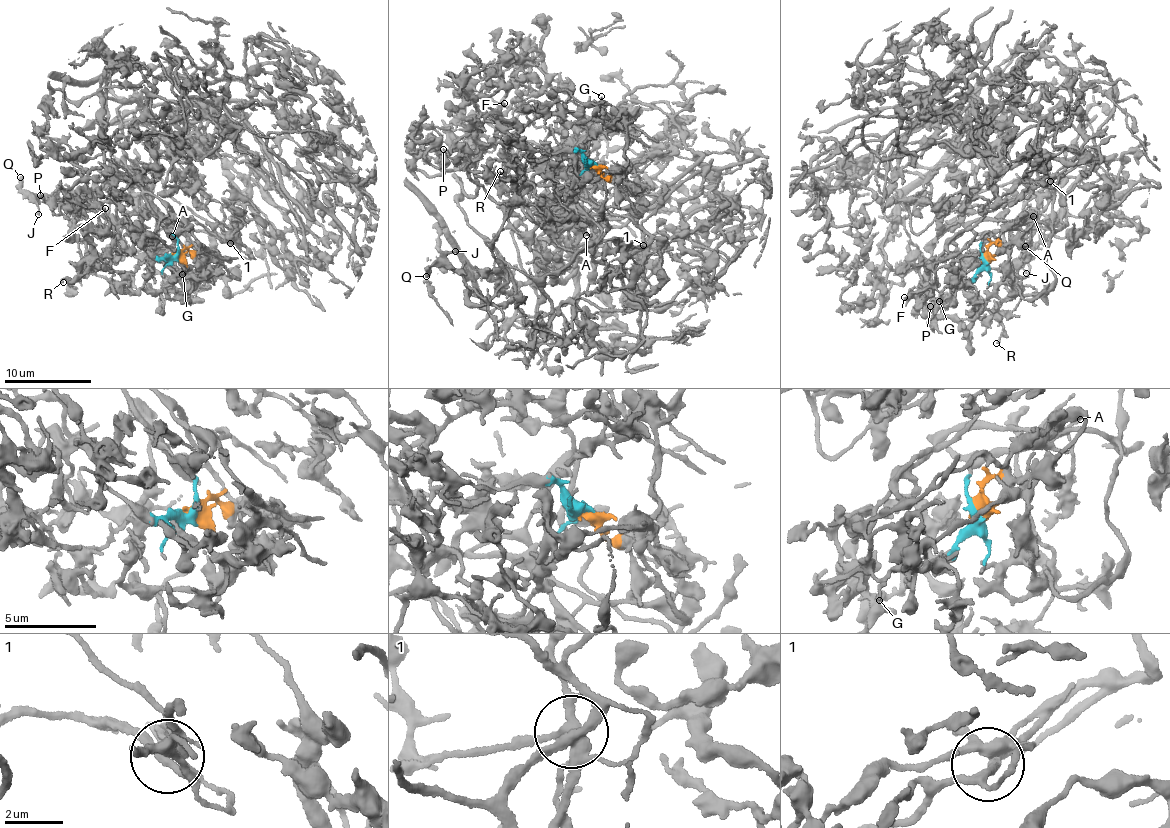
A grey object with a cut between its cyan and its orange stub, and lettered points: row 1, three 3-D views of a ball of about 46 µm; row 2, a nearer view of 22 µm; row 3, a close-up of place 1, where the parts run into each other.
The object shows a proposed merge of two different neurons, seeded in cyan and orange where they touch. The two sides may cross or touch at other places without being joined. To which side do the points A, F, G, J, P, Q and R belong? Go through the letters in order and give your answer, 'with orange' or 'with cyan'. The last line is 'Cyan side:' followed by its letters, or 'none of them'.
A: with cyan
F: with orange
G: with orange
J: with cyan
P: with orange
Q: with cyan
R: with cyan
Cyan side: A, J, Q, R

